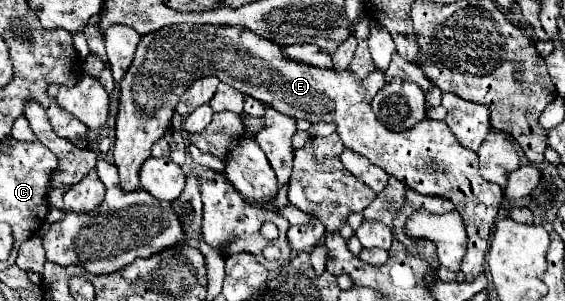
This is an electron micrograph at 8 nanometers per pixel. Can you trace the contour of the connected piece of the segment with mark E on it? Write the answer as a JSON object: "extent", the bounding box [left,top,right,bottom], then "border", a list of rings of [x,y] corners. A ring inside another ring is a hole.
{"extent":[112,24,502,282],"border":[[[176,24],[168,26],[164,30],[150,32],[140,38],[138,50],[134,56],[134,62],[130,64],[128,72],[124,74],[120,82],[120,106],[118,106],[118,118],[116,118],[116,142],[112,146],[114,154],[114,164],[118,168],[120,176],[120,186],[124,192],[134,192],[140,190],[138,182],[138,172],[140,166],[146,158],[150,158],[150,148],[154,142],[158,142],[166,128],[170,126],[170,118],[174,114],[174,106],[178,104],[180,96],[186,92],[186,88],[204,76],[216,76],[222,82],[230,84],[232,88],[240,90],[246,96],[256,98],[258,102],[268,102],[270,106],[276,106],[276,110],[284,114],[292,114],[294,118],[304,118],[308,122],[336,122],[338,124],[338,134],[344,142],[346,148],[352,152],[366,156],[372,164],[380,166],[394,178],[400,178],[400,182],[408,182],[408,188],[426,194],[426,196],[440,196],[450,200],[456,210],[460,212],[466,232],[468,232],[468,252],[462,262],[462,272],[466,276],[466,282],[472,282],[484,272],[484,256],[488,250],[488,240],[490,240],[490,226],[494,224],[494,218],[500,210],[502,202],[502,188],[498,184],[492,184],[484,180],[478,172],[478,154],[460,146],[460,142],[454,138],[450,128],[444,122],[438,120],[424,120],[418,122],[412,130],[406,132],[390,132],[384,128],[374,112],[372,112],[372,98],[376,92],[384,86],[384,72],[374,70],[368,74],[368,78],[358,78],[356,74],[344,72],[336,74],[334,70],[322,70],[314,66],[304,66],[300,62],[290,62],[280,54],[280,48],[268,40],[262,40],[260,36],[252,34],[250,30],[244,28],[228,28],[228,26],[200,26],[200,24]]]}

